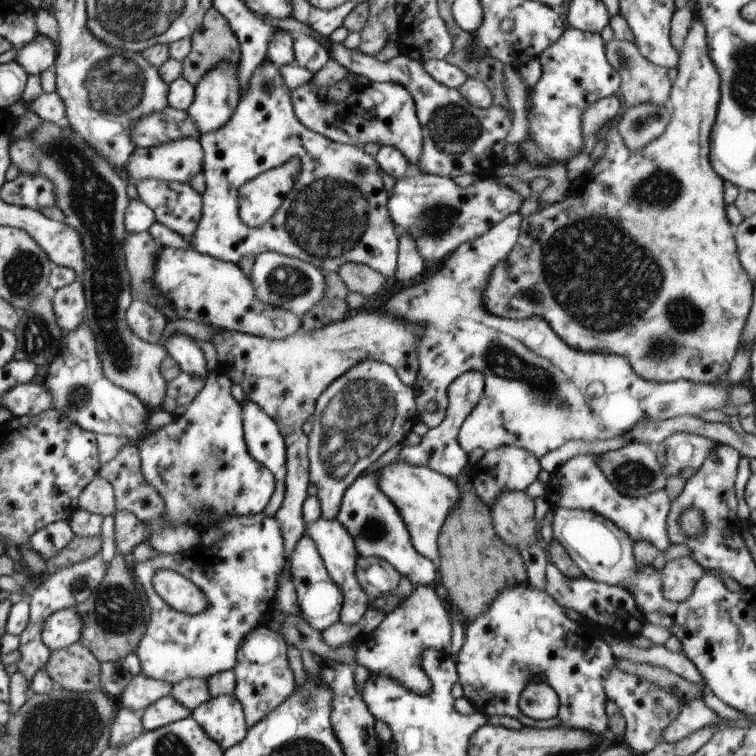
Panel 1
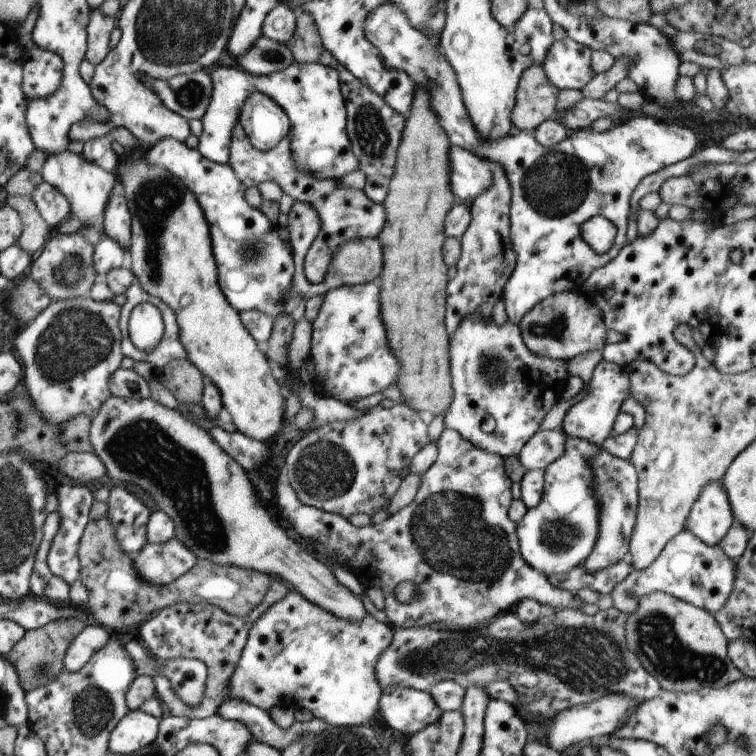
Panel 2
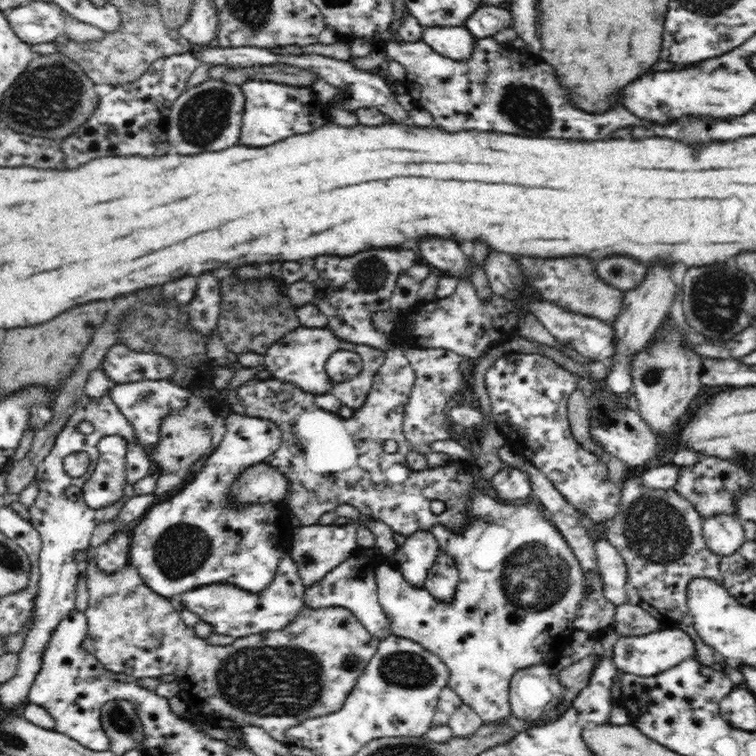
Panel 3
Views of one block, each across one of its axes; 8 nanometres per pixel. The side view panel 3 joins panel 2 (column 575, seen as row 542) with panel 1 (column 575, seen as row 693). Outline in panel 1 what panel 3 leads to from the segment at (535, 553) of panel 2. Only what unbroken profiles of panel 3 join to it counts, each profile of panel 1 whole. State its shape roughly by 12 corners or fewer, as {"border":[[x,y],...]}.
{"border":[[595,454],[557,466],[551,508],[601,514],[663,554],[671,498],[619,494]]}

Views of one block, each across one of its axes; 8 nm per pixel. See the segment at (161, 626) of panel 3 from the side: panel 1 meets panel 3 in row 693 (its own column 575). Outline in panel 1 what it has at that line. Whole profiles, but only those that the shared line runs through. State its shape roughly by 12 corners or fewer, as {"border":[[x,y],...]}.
{"border":[[693,18],[671,120],[607,128],[483,308],[657,384],[719,384],[753,284]]}

